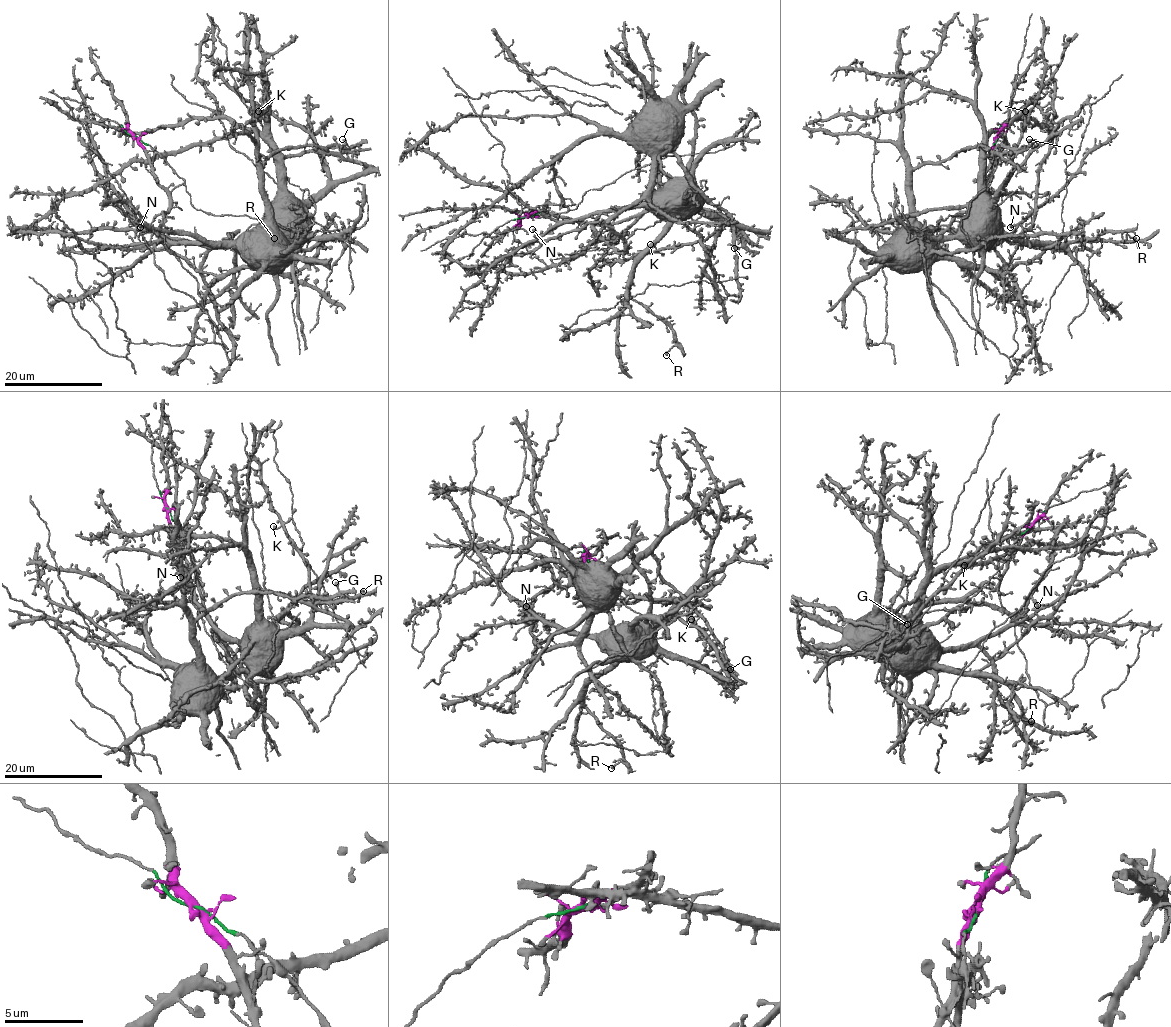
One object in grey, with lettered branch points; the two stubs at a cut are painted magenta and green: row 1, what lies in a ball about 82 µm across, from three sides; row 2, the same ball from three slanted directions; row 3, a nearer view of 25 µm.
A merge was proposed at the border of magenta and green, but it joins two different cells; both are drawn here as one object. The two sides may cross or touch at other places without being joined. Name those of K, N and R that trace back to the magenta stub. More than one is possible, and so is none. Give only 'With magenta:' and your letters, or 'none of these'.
With magenta: none of these

